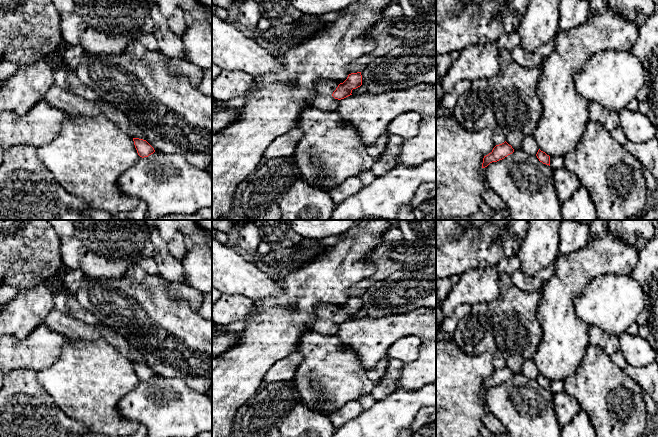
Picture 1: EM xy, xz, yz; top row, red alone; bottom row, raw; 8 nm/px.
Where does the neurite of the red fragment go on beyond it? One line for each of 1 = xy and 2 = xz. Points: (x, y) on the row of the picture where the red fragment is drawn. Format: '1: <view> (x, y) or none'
1: none
2: none

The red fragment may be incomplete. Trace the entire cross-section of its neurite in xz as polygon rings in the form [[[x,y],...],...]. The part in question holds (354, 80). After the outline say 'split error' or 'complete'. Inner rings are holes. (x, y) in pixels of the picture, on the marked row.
[[[361,72],[351,73],[348,75],[347,79],[338,85],[336,90],[333,92],[332,96],[335,99],[341,100],[350,95],[352,95],[352,90],[360,87],[362,85],[362,75]]]; complete

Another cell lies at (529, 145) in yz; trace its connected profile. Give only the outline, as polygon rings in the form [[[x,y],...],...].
[[[533,135],[525,136],[521,149],[529,155],[536,155],[539,148]]]

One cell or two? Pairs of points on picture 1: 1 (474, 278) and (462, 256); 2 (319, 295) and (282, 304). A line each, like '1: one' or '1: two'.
1: two
2: one

